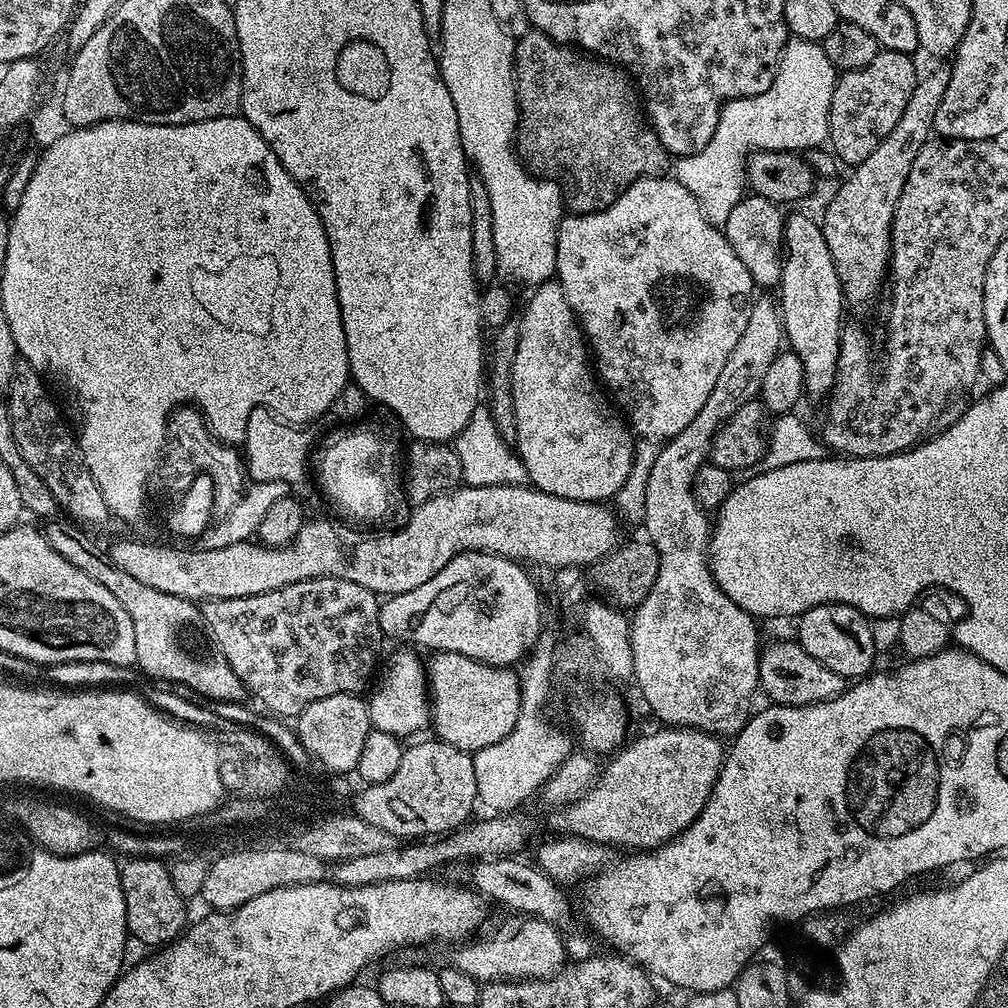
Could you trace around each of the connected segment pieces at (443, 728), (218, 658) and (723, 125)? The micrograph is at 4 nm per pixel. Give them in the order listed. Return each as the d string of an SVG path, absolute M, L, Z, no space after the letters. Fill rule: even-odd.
M433 651L430 658L432 661L428 660L426 664L427 687L430 689L431 703L430 724L433 729L436 727L435 735L439 739L473 754L483 747L500 742L514 730L523 698L520 693L520 677L511 667L484 664L460 653Z
M52 518L45 524L48 525L43 525L42 531L46 542L50 542L50 546L54 546L54 550L58 550L58 554L62 554L70 566L78 566L82 574L90 574L94 582L106 586L106 590L110 590L110 594L122 602L122 610L130 614L130 622L134 626L136 664L145 677L153 676L156 679L153 681L167 682L169 685L188 686L197 697L209 696L212 702L240 702L245 699L243 682L238 674L234 674L234 670L230 670L230 662L226 662L202 627L201 609L193 601L162 593L138 582L133 575L126 574L112 564L107 555L99 556L80 533L83 531L69 519Z
M789 39L784 45L784 54L780 58L780 67L776 69L776 77L766 90L757 96L729 100L720 112L718 126L714 130L714 138L698 154L681 156L675 161L674 178L700 203L706 218L718 229L723 229L726 218L730 218L730 210L738 206L738 202L746 195L746 157L753 152L794 152L803 153L803 148L816 148L828 139L828 115L830 102L834 94L834 86L838 79L835 64L828 61L828 55L815 40Z

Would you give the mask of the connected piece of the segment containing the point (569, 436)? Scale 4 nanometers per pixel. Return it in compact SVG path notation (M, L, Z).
M559 283L541 284L535 289L532 301L519 325L517 356L512 370L514 412L517 415L517 444L514 447L524 463L531 487L558 498L611 501L621 490L630 474L634 436L617 409L604 401L605 393L598 383L597 373L590 363L590 349L584 333L566 302Z

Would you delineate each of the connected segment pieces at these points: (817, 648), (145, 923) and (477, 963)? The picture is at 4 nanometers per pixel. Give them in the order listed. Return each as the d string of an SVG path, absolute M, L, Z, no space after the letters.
M849 604L814 606L798 617L798 624L800 624L798 642L804 647L806 654L810 654L810 658L818 658L818 662L822 662L822 666L826 666L834 674L845 678L864 678L873 671L872 663L876 660L876 636L872 633L873 621L861 614L854 606Z
M128 858L123 861L120 881L122 894L126 898L128 934L133 941L156 944L152 946L168 946L181 935L182 929L189 923L188 908L184 905L187 904L185 897L174 890L174 882L170 882L168 869L169 865L163 859Z
M508 914L493 932L485 931L461 943L450 960L451 967L462 970L481 982L497 980L546 980L565 967L564 939L550 922L536 916Z

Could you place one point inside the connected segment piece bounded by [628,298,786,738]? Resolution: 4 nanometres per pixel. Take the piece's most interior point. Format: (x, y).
(694, 654)

